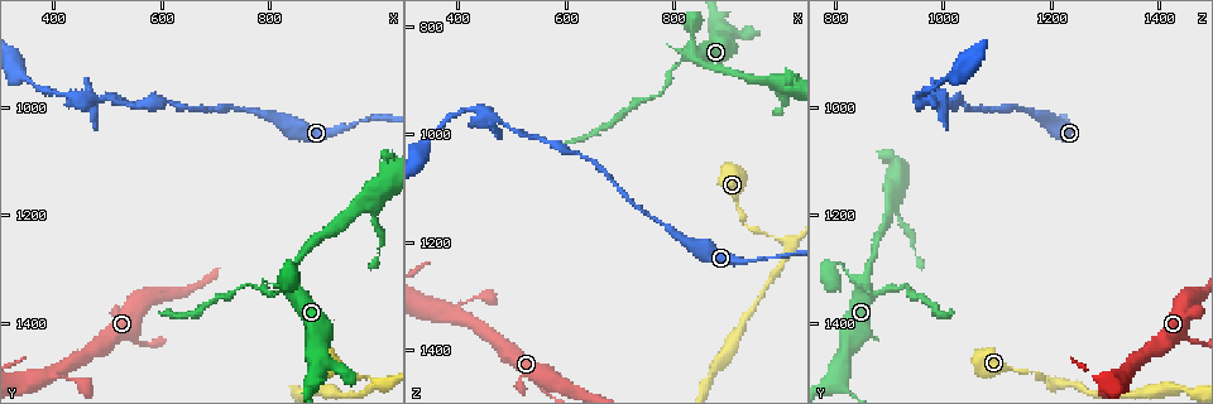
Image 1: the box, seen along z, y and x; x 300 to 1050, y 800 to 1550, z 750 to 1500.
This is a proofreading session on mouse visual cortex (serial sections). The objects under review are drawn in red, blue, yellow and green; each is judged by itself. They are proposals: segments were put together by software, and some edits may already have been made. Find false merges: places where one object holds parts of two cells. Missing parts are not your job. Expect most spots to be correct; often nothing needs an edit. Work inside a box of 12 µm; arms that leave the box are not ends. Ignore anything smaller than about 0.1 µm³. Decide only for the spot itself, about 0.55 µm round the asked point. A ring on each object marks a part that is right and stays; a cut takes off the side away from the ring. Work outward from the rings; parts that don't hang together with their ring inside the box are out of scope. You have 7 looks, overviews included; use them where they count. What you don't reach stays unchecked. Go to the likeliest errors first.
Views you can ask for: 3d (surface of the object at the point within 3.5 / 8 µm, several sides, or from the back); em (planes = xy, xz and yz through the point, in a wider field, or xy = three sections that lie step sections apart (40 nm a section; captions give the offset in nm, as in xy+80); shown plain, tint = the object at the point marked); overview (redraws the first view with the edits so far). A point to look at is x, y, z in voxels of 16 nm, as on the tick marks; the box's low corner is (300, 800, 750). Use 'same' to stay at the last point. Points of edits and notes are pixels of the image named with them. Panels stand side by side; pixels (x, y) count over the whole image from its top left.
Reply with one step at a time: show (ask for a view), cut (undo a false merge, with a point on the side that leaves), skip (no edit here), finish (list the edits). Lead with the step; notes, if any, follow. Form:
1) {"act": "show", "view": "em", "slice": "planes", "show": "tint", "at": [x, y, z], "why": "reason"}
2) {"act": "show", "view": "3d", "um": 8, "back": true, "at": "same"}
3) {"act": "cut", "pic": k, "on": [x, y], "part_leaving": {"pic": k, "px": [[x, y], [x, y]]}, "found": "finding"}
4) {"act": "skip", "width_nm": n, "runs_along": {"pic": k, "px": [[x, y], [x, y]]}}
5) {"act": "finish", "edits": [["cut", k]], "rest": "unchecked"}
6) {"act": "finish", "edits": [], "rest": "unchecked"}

{"act": "show", "view": "3d", "um": 3.5, "at": [1005, 1510, 1195], "why": "sudden change in width"}

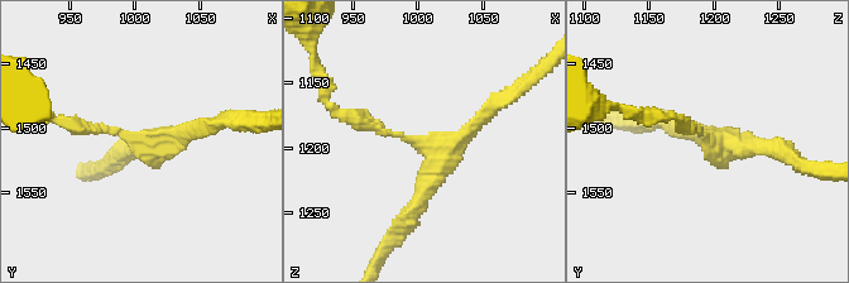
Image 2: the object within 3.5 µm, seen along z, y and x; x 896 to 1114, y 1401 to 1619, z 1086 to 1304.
{"act": "show", "view": "em", "slice": "xy", "step": 3, "show": "tint", "at": [1002, 1508, 1200], "arms": 3, "arm_widths_nm": [200, 200, 250]}

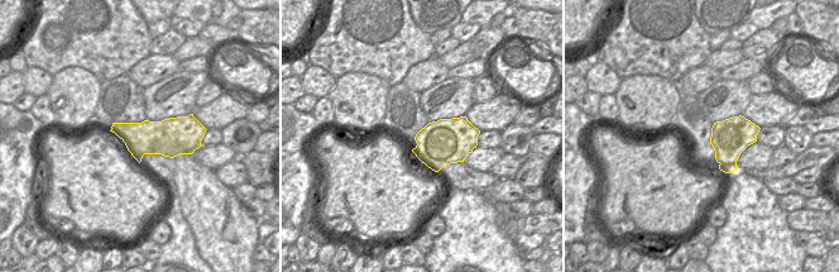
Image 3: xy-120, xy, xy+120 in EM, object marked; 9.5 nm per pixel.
{"act": "show", "view": "em", "slice": "planes", "show": "tint", "at": "same", "why": "cut it another way"}

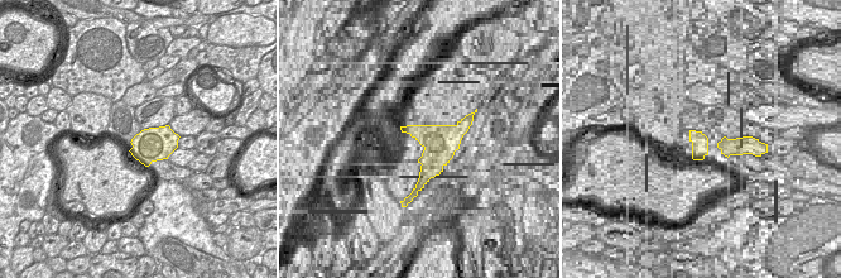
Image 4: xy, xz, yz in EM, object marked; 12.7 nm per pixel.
{"act": "skip", "runs_along": {"pic": 2, "px": [[349, 116], [433, 152], [411, 214]]}, "found": "all the same cell"}

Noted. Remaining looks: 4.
{"act": "show", "view": "3d", "um": 3.5, "at": [835, 1325, 860], "why": "sharp bend"}

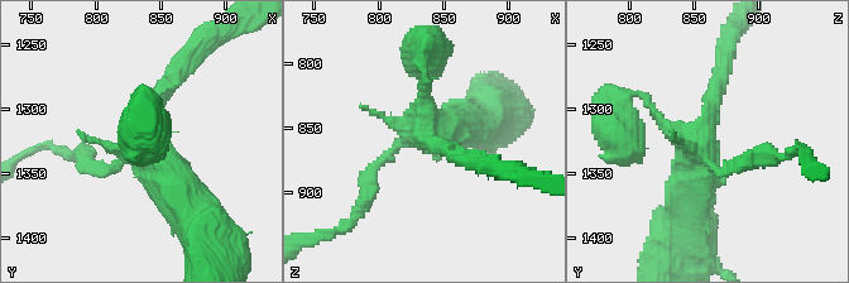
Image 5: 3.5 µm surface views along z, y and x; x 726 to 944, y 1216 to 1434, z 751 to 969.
{"act": "show", "view": "em", "slice": "planes", "show": "tint", "at": [838, 1324, 854], "why": "now the EM"}

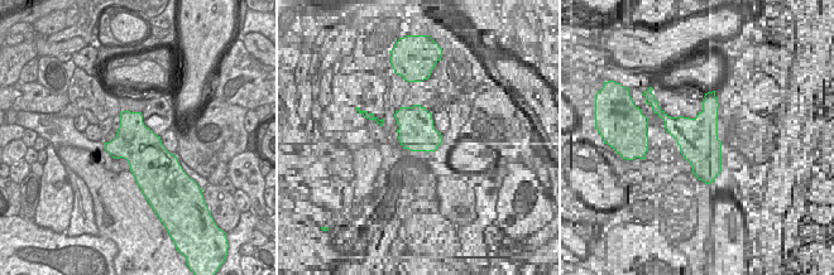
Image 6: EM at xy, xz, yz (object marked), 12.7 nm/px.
{"act": "cut", "pic": 5, "on": [82, 158], "part_leaving": {"pic": 5, "px": [[119, 162], [102, 171], [52, 147]]}, "found": "a second cell is stuck on"}

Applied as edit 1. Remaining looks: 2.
{"act": "show", "view": "overview"}

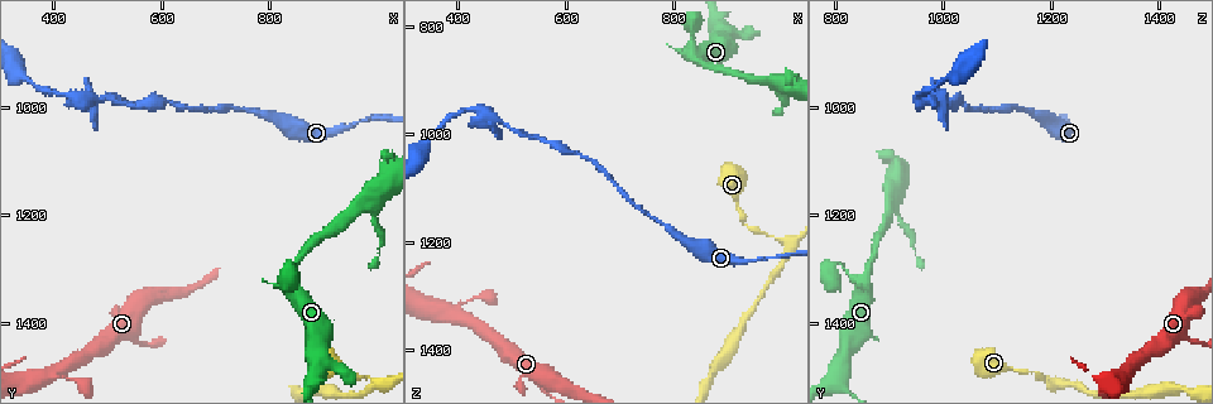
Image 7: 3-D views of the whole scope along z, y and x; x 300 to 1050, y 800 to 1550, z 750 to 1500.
{"act": "show", "view": "3d", "um": 3.5, "back": true, "at": [890, 1490, 815], "why": "branch point"}

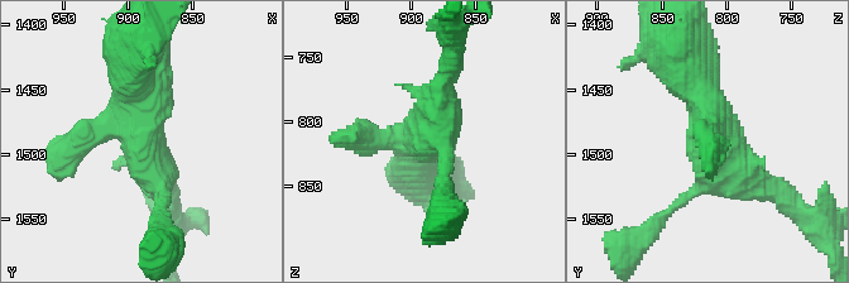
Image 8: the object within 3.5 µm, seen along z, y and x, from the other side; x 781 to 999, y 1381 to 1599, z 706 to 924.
{"act": "skip", "runs_along": {"pic": 8, "px": [[676, 38], [711, 135], [754, 182]]}, "found": "all the same cell"}

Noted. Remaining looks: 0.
{"act": "finish", "edits": [["cut", 5]], "rest": "unchecked"}

